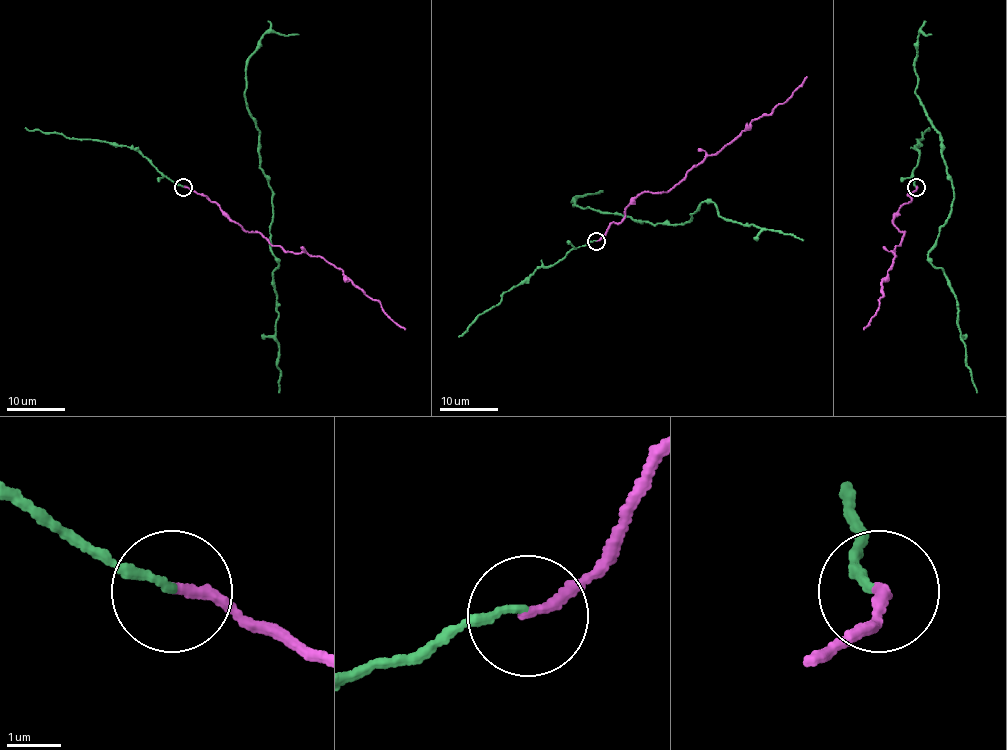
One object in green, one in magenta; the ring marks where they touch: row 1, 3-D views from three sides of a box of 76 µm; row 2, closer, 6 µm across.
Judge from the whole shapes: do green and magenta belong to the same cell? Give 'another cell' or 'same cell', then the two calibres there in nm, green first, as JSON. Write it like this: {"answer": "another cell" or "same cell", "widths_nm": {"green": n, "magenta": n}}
{"answer": "same cell", "widths_nm": {"green": 130, "magenta": 180}}

